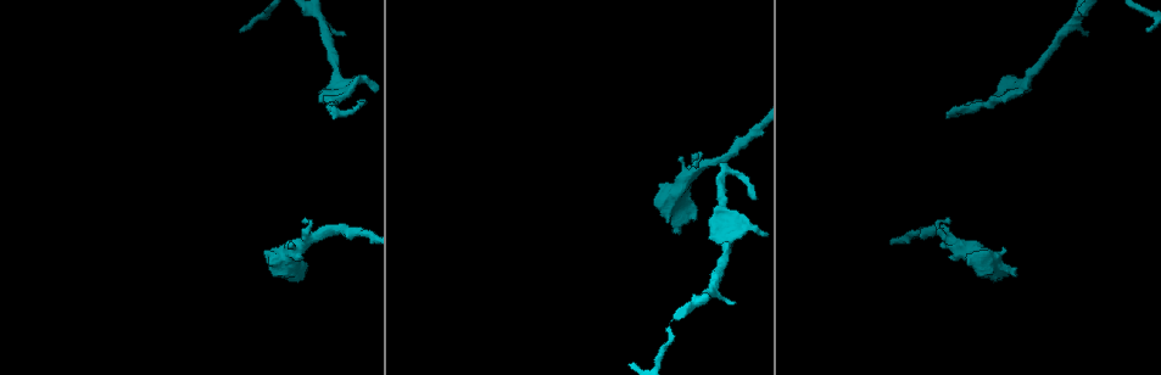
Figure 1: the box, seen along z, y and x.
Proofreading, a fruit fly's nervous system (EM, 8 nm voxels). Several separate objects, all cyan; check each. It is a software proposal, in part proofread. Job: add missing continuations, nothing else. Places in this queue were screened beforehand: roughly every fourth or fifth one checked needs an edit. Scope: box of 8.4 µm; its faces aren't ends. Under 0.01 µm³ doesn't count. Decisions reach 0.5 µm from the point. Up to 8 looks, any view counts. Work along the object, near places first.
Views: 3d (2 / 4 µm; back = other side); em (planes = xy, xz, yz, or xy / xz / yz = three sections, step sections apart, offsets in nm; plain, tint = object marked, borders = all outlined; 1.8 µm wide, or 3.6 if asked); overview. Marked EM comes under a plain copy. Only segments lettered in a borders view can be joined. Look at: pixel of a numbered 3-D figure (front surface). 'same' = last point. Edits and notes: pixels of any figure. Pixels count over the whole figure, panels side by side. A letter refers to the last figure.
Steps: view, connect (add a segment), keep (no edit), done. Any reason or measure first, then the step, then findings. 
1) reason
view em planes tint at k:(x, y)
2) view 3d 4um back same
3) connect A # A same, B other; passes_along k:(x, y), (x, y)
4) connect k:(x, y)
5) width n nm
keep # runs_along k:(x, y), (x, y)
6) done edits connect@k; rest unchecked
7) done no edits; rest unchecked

branch stops here
view em planes borders at 1:(1004, 97)

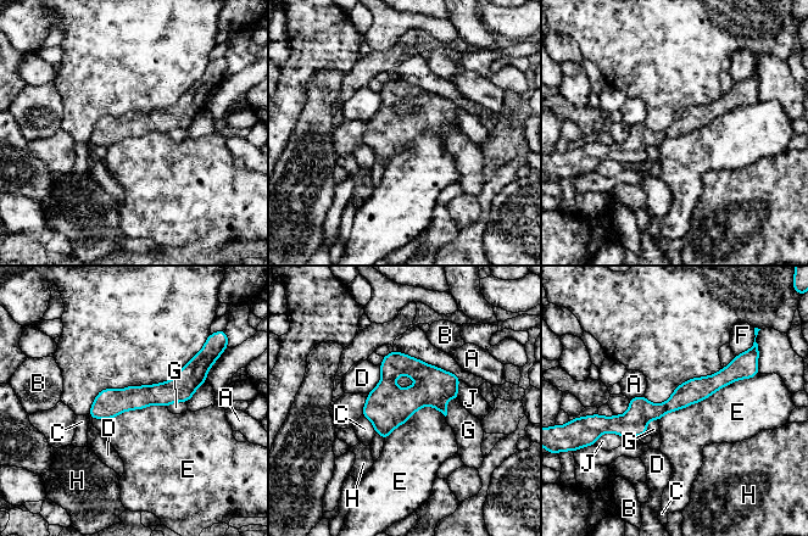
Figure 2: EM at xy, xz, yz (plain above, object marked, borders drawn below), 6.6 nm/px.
keep # A other, B other, C other, D other, E other, F other, G other, H other, J other; border 2:(758, 374), (658, 420); no lettered segment goes on from it

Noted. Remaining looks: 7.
view 3d 2um at 1:(736, 303)

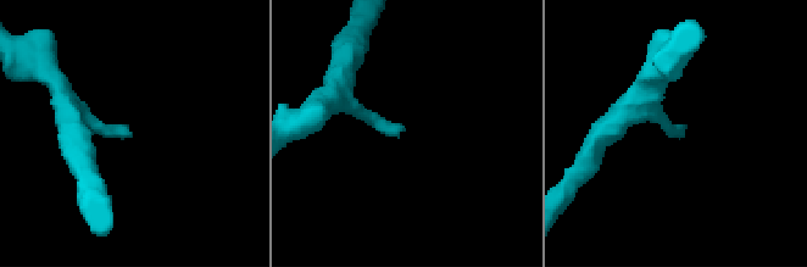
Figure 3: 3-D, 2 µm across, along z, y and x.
need the tissue
view em planes borders at 3:(684, 136)

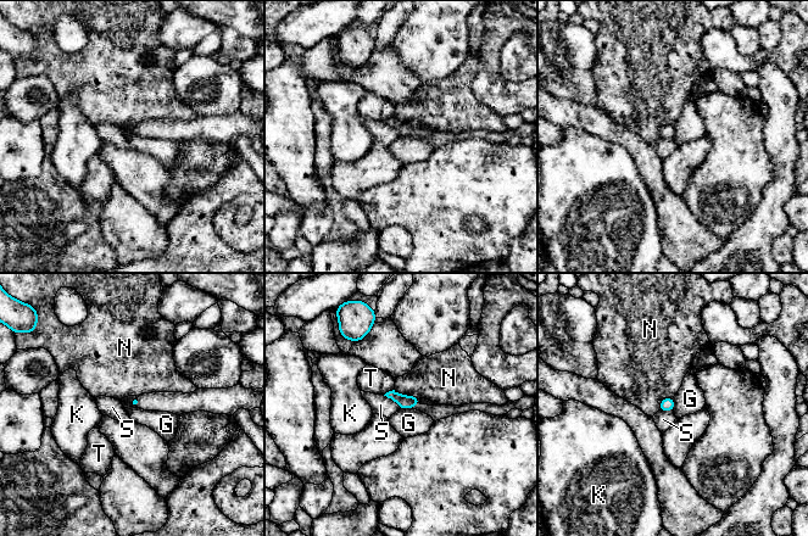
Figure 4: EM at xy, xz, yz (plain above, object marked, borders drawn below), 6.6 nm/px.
keep # G other, K other, N other, S other, T other; border 4:(135, 396), (131, 401), (131, 408); no lettered segment goes on from it

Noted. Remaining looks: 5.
thick end
view em yz step 16 tint at 1:(673, 231)

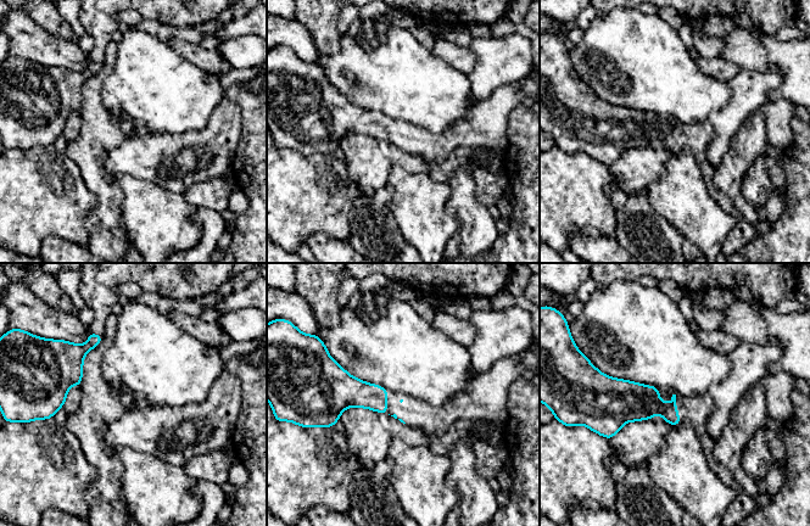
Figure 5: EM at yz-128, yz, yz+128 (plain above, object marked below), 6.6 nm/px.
view em planes borders same

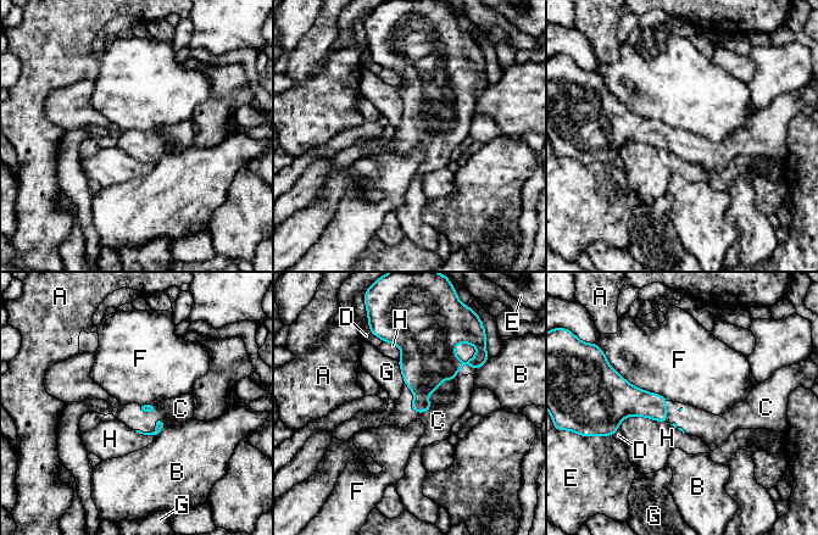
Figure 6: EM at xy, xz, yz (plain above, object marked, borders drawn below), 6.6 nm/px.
connect C # A other, B other, C same, D other, E other, F other, G other, H other; the cell continues

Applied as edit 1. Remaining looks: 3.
done edits connect@6; rest unchecked

